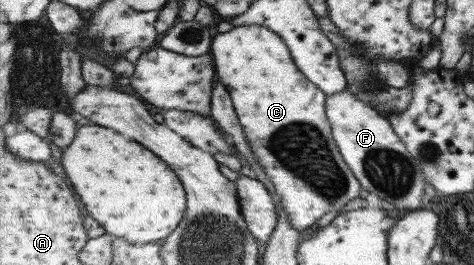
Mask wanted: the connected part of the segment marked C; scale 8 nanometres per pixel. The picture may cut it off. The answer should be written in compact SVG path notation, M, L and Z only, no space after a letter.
M257 24L235 27L235 29L227 31L227 33L219 33L219 35L213 39L211 51L213 51L213 57L215 57L215 67L217 67L217 73L219 73L219 81L223 81L223 85L229 89L229 93L231 93L231 97L233 97L233 103L235 103L235 109L237 109L236 112L237 115L239 115L238 118L246 131L246 138L249 140L255 155L264 165L265 171L274 181L277 193L280 195L280 200L282 201L282 206L284 207L284 210L289 212L292 224L300 232L317 226L318 221L324 215L327 215L327 213L331 213L331 211L338 211L338 213L341 213L341 211L345 209L347 203L351 203L353 199L357 199L357 197L361 195L361 189L363 189L362 182L359 181L359 178L353 173L350 165L345 161L345 158L335 141L330 118L326 112L326 93L322 89L319 89L318 85L309 81L302 71L299 70L289 46L278 33L275 33L275 30Z

